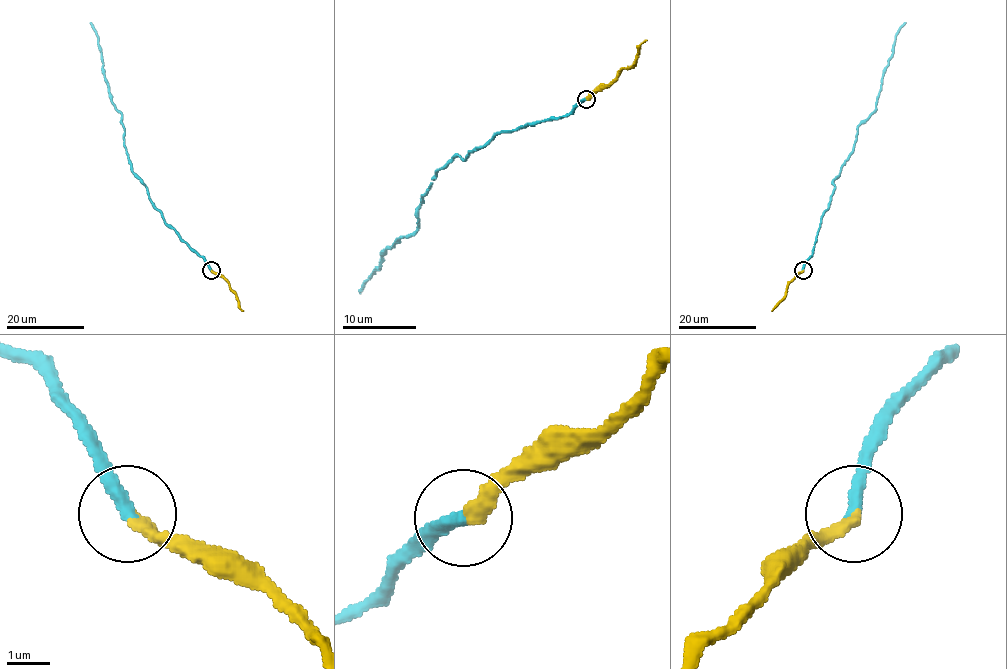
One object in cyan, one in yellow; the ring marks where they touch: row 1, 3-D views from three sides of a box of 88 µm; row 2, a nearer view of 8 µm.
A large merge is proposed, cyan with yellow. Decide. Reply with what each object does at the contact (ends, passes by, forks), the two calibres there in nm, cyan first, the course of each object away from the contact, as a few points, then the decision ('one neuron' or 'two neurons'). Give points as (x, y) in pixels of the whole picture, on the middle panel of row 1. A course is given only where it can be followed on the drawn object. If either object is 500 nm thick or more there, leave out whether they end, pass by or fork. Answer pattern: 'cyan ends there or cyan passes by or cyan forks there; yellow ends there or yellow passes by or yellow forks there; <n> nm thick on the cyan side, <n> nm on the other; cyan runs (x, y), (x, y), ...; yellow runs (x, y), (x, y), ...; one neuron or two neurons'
cyan ends there; yellow ends there; 340 nm thick on the cyan side, 320 nm on the other; cyan runs (586, 98), (568, 115), (500, 133), (437, 170), (424, 194), (419, 227), (386, 249), (360, 293); yellow runs (586, 98), (632, 65), (638, 47), (647, 40); one neuron

